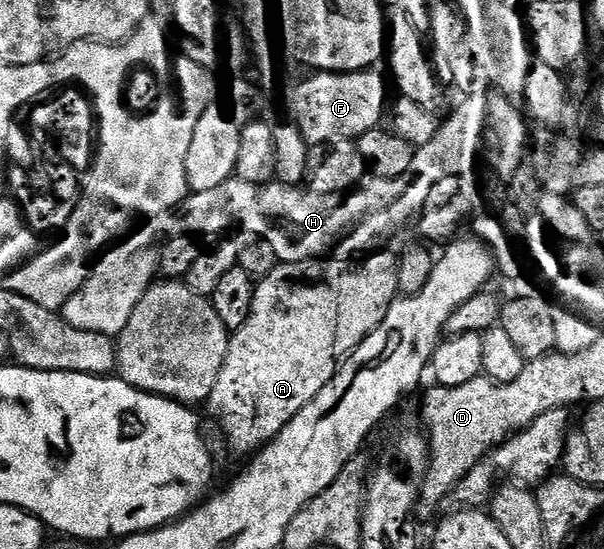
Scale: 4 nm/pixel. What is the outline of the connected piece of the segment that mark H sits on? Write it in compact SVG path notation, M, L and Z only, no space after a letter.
M498 93L473 95L464 98L462 102L460 107L458 104L440 122L439 131L433 137L433 141L416 150L413 165L409 165L409 169L405 169L405 173L401 173L401 177L396 179L371 177L358 189L344 195L317 195L302 186L288 187L287 184L278 181L250 183L238 177L221 181L221 185L216 185L213 189L191 191L179 206L165 213L150 216L144 222L147 223L144 227L136 226L126 238L108 246L94 260L93 266L87 272L85 285L81 285L81 289L77 289L77 293L73 293L73 297L69 297L69 301L65 301L65 305L61 308L63 320L73 325L73 329L117 337L125 329L125 325L129 325L129 317L133 317L137 301L141 301L141 297L145 297L145 293L151 288L151 284L156 282L159 272L159 250L171 239L200 237L199 235L223 237L226 236L223 235L226 231L231 231L230 233L244 231L257 233L257 237L265 237L265 241L273 245L273 253L277 253L281 263L296 263L324 257L359 257L390 244L387 242L398 231L405 230L410 223L412 226L423 212L423 206L429 197L429 189L433 189L437 181L445 181L445 177L467 177L474 169L475 158L479 154L483 154L484 161L491 166L488 168L494 174L504 181L510 181L522 167L525 167L525 160L529 155L528 120L524 112L507 96Z

